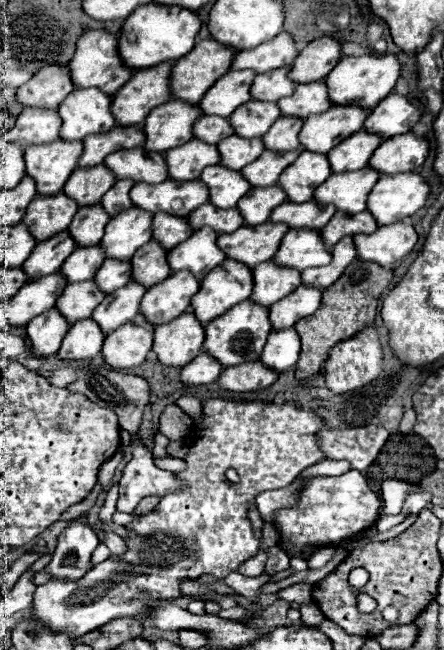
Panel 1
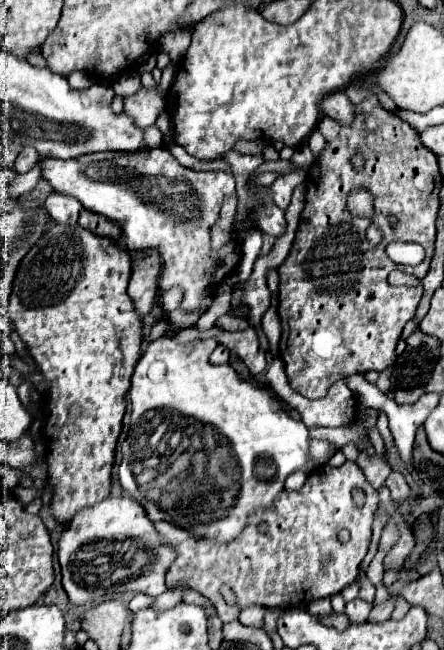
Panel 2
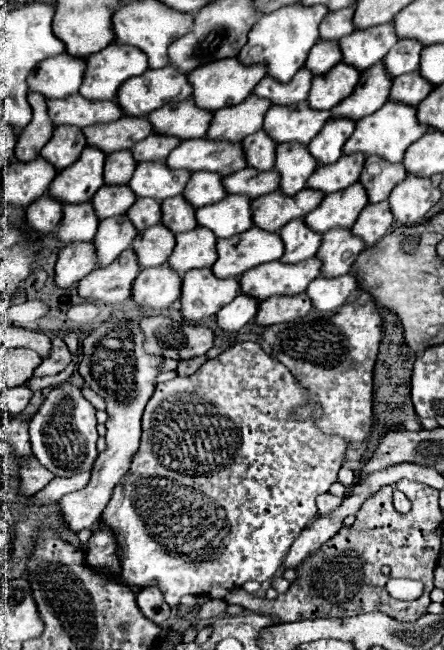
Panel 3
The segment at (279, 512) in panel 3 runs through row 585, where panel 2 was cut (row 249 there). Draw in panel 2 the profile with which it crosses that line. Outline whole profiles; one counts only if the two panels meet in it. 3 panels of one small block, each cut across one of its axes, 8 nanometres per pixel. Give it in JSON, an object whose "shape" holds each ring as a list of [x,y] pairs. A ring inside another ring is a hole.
{"shape":[[[154,148],[154,158],[164,164],[164,168],[154,176],[116,166],[114,152],[94,152],[68,162],[58,158],[40,158],[40,162],[42,176],[56,192],[80,200],[86,210],[118,224],[122,228],[126,248],[132,254],[150,254],[156,250],[162,262],[158,278],[160,292],[180,288],[184,292],[180,310],[194,312],[200,310],[202,302],[208,298],[208,288],[212,284],[220,284],[224,276],[236,270],[236,264],[242,258],[240,242],[232,236],[226,244],[228,256],[222,260],[214,256],[210,244],[212,226],[220,218],[224,200],[236,194],[234,176],[226,172],[196,172],[178,164],[164,148]]]}

